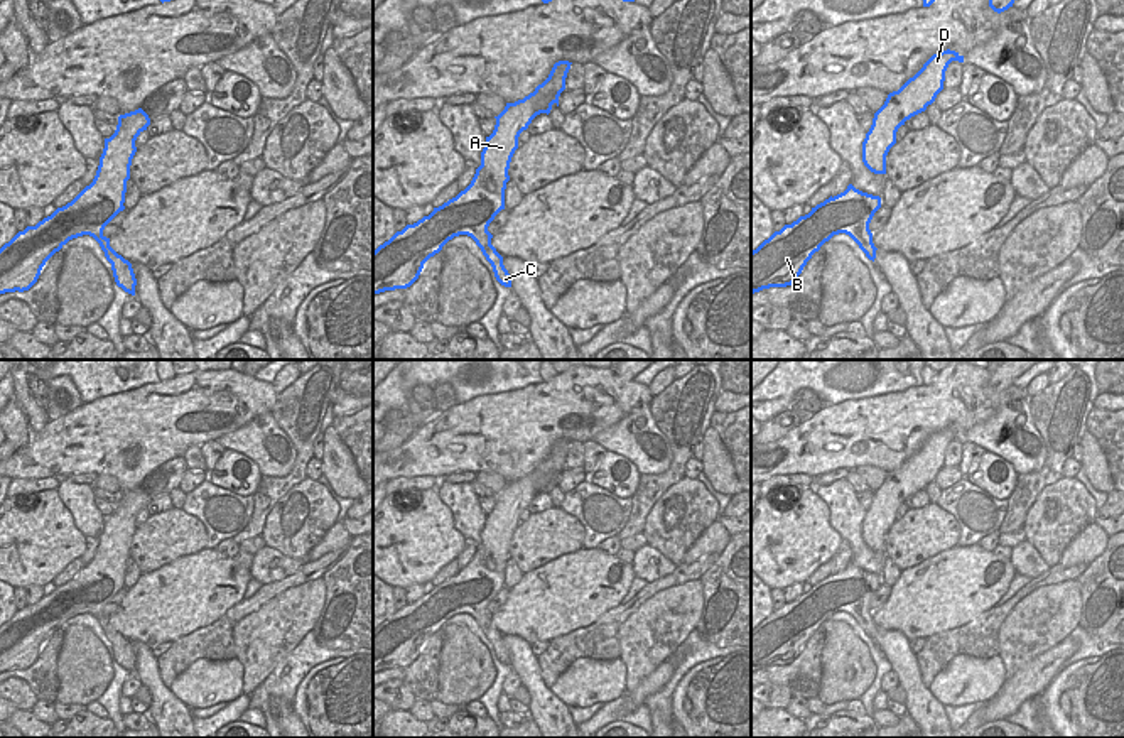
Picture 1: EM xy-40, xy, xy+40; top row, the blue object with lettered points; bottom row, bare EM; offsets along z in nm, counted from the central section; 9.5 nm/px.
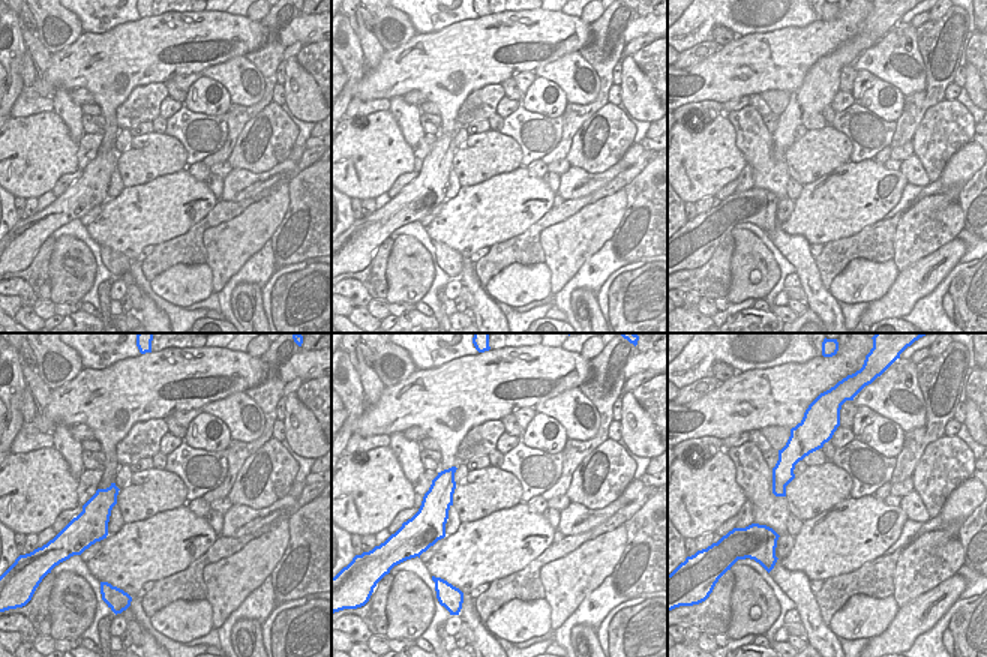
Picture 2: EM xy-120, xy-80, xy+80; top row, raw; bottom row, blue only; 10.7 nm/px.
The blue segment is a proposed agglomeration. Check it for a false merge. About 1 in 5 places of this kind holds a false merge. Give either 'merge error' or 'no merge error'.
no merge error

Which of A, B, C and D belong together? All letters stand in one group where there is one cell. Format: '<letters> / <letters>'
A B C D

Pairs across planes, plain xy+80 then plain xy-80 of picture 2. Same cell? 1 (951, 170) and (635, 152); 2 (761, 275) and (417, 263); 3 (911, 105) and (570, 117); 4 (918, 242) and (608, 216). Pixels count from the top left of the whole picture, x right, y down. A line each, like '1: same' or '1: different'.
1: same
2: same
3: same
4: same

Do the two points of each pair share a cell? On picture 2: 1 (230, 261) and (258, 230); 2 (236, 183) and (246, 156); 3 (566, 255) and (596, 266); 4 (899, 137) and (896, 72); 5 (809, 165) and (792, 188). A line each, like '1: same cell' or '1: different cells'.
1: same cell
2: different cells
3: different cells
4: different cells
5: different cells

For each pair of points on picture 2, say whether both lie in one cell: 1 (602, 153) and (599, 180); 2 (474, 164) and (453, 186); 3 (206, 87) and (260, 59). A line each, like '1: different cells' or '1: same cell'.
1: different cells
2: different cells
3: different cells

